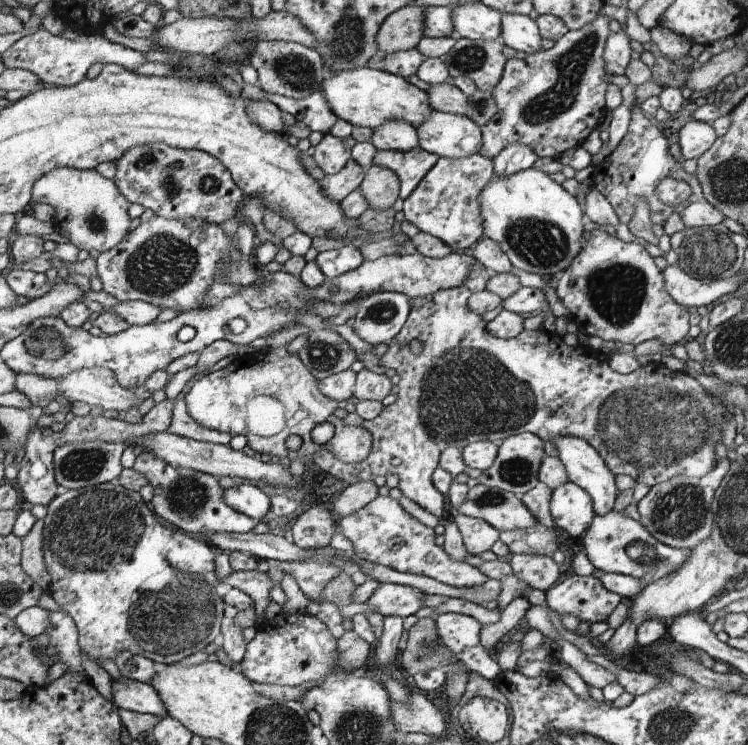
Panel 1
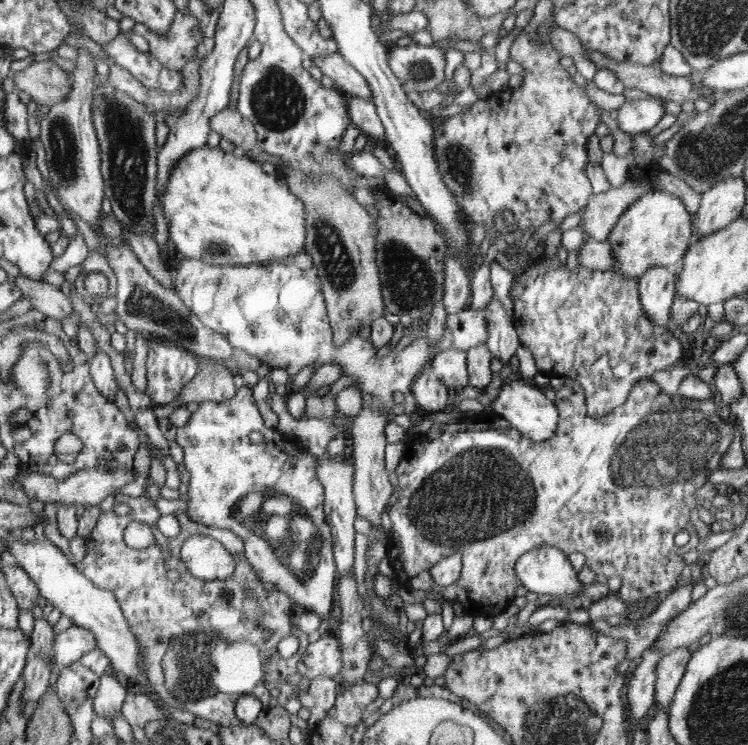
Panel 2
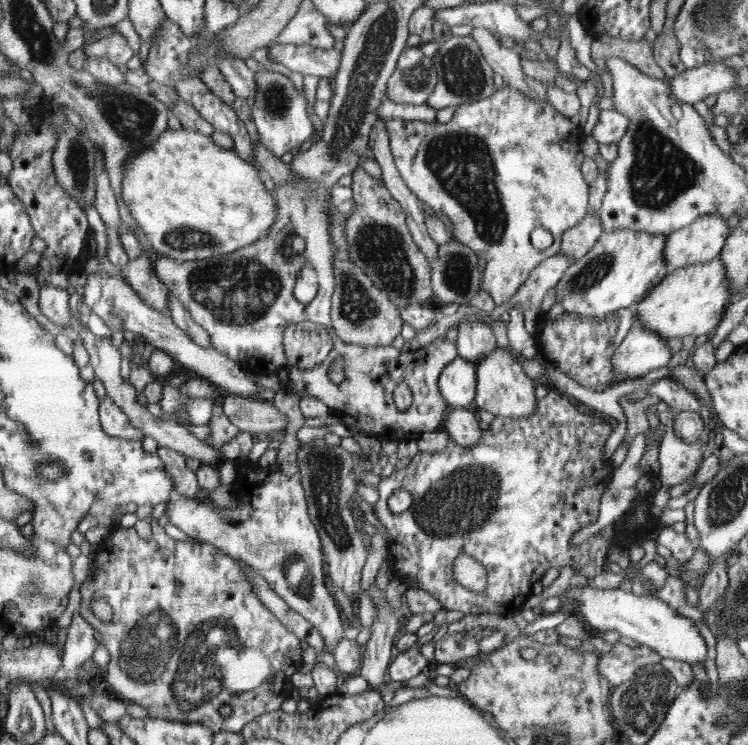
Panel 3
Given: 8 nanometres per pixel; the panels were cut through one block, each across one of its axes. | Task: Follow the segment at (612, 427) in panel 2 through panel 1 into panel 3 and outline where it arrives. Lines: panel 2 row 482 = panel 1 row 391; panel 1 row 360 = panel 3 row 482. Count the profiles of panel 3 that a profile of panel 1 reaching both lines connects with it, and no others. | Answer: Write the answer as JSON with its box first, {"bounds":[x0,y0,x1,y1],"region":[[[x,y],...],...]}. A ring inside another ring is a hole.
{"bounds":[368,390,659,616],"region":[[[552,390],[538,401],[536,411],[526,419],[496,417],[490,424],[490,430],[484,431],[484,436],[473,447],[463,447],[450,440],[442,452],[414,453],[412,461],[404,469],[394,471],[390,477],[379,482],[377,489],[380,497],[368,508],[371,518],[386,527],[389,533],[385,567],[406,583],[407,579],[416,579],[418,589],[431,594],[446,610],[502,616],[514,614],[523,607],[532,595],[532,584],[540,581],[551,568],[560,570],[570,566],[588,579],[598,576],[604,570],[606,555],[615,547],[616,541],[625,541],[630,546],[636,540],[643,542],[644,536],[659,520],[650,511],[652,505],[646,499],[637,498],[624,514],[623,520],[626,521],[614,522],[617,527],[614,540],[605,539],[599,531],[580,545],[573,545],[570,541],[578,530],[596,522],[600,498],[607,489],[614,468],[610,459],[604,459],[604,446],[616,422],[602,416],[591,417],[570,396]],[[399,488],[410,492],[412,503],[403,513],[393,514],[388,509],[387,500]],[[460,553],[476,559],[487,571],[485,591],[474,598],[452,578],[454,561]]]}

